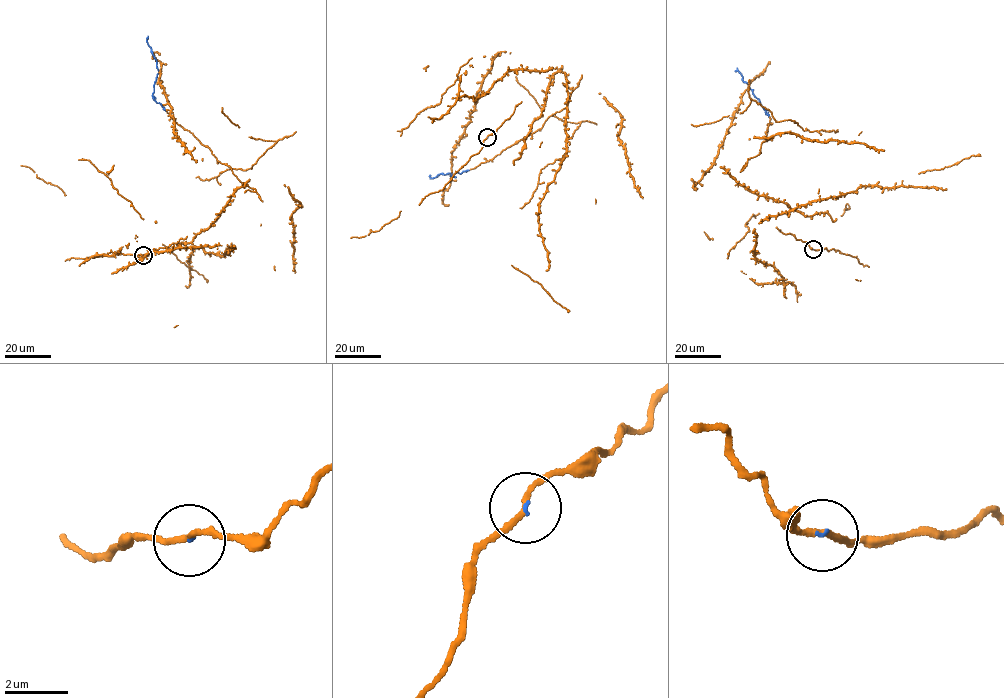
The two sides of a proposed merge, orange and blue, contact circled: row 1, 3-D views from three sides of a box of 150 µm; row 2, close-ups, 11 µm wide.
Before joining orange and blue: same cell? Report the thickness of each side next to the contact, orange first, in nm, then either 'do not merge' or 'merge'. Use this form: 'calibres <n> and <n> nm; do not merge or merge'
calibres 160 and 50 nm; merge

